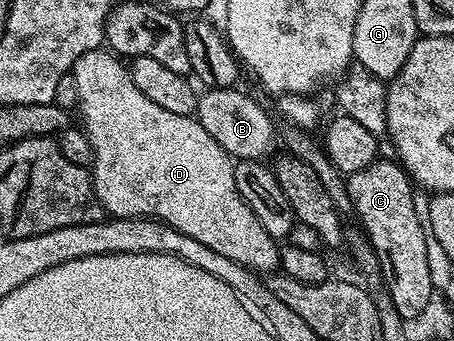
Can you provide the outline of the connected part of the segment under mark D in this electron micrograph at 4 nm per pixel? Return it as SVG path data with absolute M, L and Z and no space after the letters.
M99 47L80 55L72 70L76 88L80 90L77 108L77 112L82 113L80 125L94 152L94 194L103 210L114 219L153 217L184 235L192 235L196 243L212 247L212 251L232 259L232 263L240 263L253 273L273 274L279 268L279 242L268 235L268 231L264 231L264 223L260 223L256 211L252 211L240 191L236 191L236 175L231 156L193 116L175 115L173 111L164 111L164 107L152 103L152 99L148 99L148 95L144 95L144 91L132 83L129 68L121 63L113 52Z

